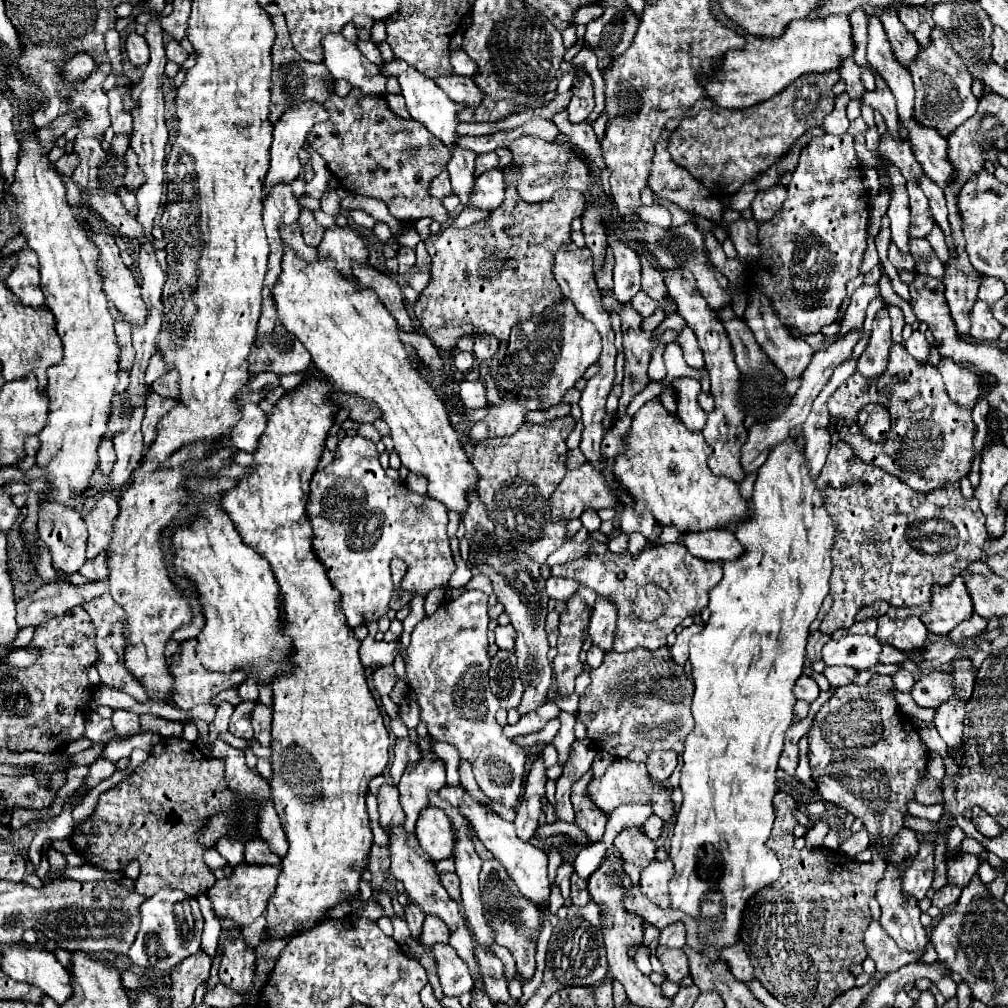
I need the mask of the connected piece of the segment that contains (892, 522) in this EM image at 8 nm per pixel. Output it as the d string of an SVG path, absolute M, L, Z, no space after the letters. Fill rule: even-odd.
M837 442L829 450L827 462L817 478L817 486L825 494L825 508L831 514L837 528L831 574L833 608L821 622L823 634L833 634L839 628L849 628L851 622L855 622L855 614L863 606L873 604L877 600L885 600L897 608L927 604L931 600L931 588L935 582L949 584L953 576L963 572L971 562L981 560L981 550L987 540L985 516L979 510L977 498L965 498L961 494L959 482L943 484L941 488L929 494L919 494L899 478L877 468L875 464L865 464L853 454L847 442ZM923 520L941 522L941 542L929 542L929 538L921 538L919 528Z

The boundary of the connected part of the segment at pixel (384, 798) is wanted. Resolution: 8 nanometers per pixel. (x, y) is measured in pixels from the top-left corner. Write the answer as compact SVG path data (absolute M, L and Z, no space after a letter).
M385 782L379 792L377 792L377 800L379 800L379 822L385 830L395 828L395 826L403 826L405 818L403 818L403 808L399 802L399 790L395 784Z

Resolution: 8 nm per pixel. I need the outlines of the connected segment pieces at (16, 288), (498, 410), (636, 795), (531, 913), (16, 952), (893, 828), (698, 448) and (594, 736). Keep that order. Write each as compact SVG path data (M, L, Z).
M23 248L17 252L17 266L11 270L7 286L27 306L37 308L45 304L45 296L39 286L39 262L33 250Z
M505 390L499 392L499 398L501 398L501 404L499 406L493 404L489 408L489 414L483 420L473 424L471 438L475 442L481 442L493 436L513 434L525 422L525 416L527 416L525 406L521 406L517 400L509 400Z
M615 760L601 778L593 778L589 782L587 792L589 792L591 802L601 812L611 812L617 806L627 804L627 802L647 802L647 800L651 800L653 802L653 810L655 810L655 814L661 820L671 822L671 818L675 816L675 806L671 802L671 794L667 790L663 790L661 784L653 784L651 782L645 764L637 764L637 762L629 762L629 760Z
M495 860L483 862L479 884L481 884L483 908L487 914L487 924L495 930L495 942L513 954L517 976L521 976L523 982L529 982L537 968L535 952L537 952L537 930L541 926L539 910L535 910L533 902L527 902L527 898L521 898L519 890L515 890L515 882L509 880L503 866L499 866L499 862Z
M11 946L1 950L1 970L19 982L33 984L57 1004L71 998L71 976L53 952L33 946Z
M873 676L867 686L847 684L837 688L837 692L815 714L811 730L807 732L811 778L817 784L819 794L823 800L859 816L873 840L881 836L881 852L891 848L893 836L903 828L903 818L909 816L907 802L915 798L915 788L927 774L927 746L921 742L911 720L899 714L895 696L889 692L891 686L891 676Z
M659 398L649 400L635 416L629 428L629 434L623 438L625 450L615 456L613 474L625 486L625 490L633 498L633 508L637 514L643 514L643 510L651 510L653 516L661 526L675 524L681 532L705 532L711 528L723 528L729 522L743 520L747 514L747 502L739 494L739 486L731 478L715 476L707 468L707 458L711 454L711 448L703 440L701 432L687 430L683 422L675 414L671 414Z
M667 646L657 650L637 648L623 654L611 650L605 654L603 664L591 670L591 684L579 700L579 720L585 724L591 742L599 750L607 750L615 758L627 758L627 754L635 748L643 748L645 752L673 750L681 754L683 742L693 730L691 698L693 698L693 682L687 678L685 668L671 658Z

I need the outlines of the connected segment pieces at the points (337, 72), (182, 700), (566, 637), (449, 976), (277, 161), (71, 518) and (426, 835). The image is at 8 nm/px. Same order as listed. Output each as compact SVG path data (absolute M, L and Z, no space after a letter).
M327 34L321 46L325 54L323 64L327 64L335 80L347 80L363 94L383 96L387 92L387 80L379 74L379 68L369 62L353 42L345 40L343 34Z
M189 638L179 648L179 662L177 666L169 666L175 686L171 688L173 702L183 708L191 710L197 704L209 704L211 698L215 698L219 692L235 688L239 684L239 678L229 678L223 674L215 674L207 670L195 654L197 640Z
M573 594L567 600L567 606L561 614L559 622L559 642L557 642L557 658L553 662L557 690L561 696L571 696L575 690L575 678L583 672L583 664L579 660L579 652L583 646L583 632L589 626L591 608Z
M433 946L433 958L437 960L437 974L445 996L461 996L473 988L471 972L467 970L467 964L455 954L453 946Z
M305 102L303 106L293 106L291 110L287 110L287 114L283 114L283 118L279 118L279 122L273 126L273 146L271 146L271 166L267 172L267 184L265 188L271 188L279 182L293 182L299 174L301 174L301 164L299 164L299 150L307 140L307 134L311 132L311 126L315 126L315 122L323 122L325 118L329 118L325 106L321 102Z
M39 502L39 538L53 556L53 566L65 574L85 564L87 526L75 508L57 502Z
M427 806L427 810L419 814L415 834L419 838L421 848L429 854L433 862L439 862L451 856L451 850L455 844L455 832L449 824L447 814L443 814L443 810Z

